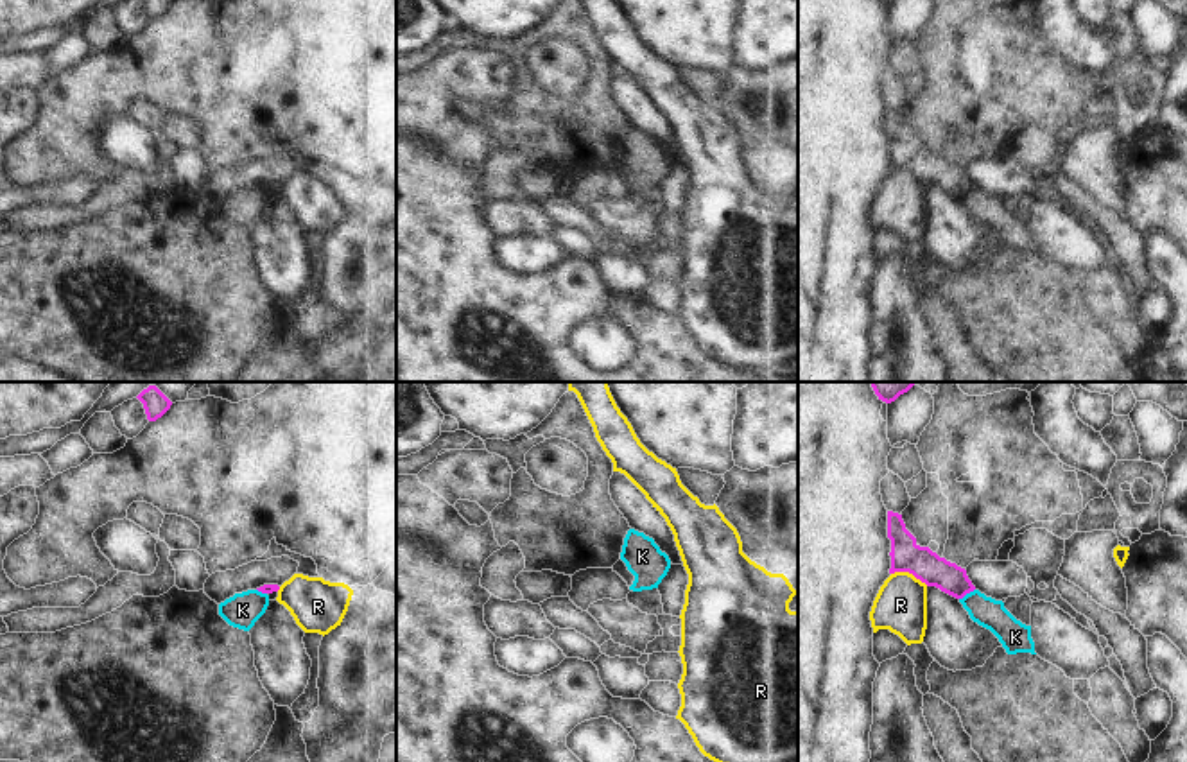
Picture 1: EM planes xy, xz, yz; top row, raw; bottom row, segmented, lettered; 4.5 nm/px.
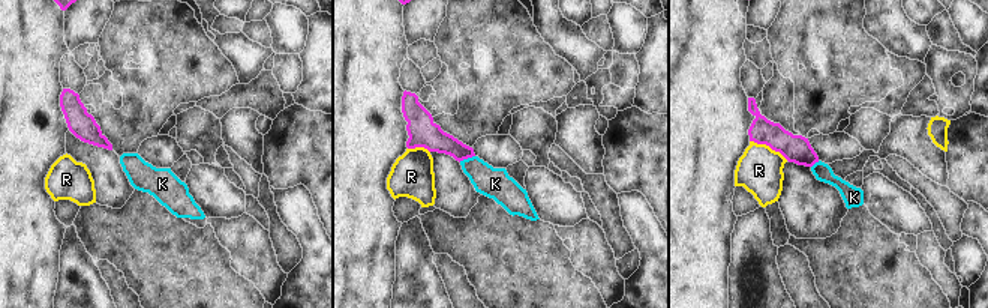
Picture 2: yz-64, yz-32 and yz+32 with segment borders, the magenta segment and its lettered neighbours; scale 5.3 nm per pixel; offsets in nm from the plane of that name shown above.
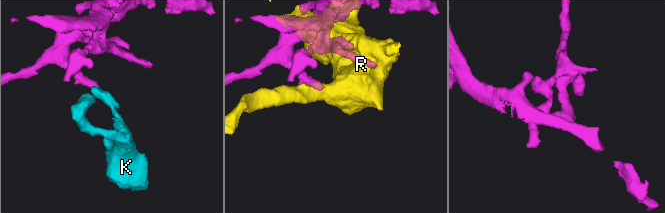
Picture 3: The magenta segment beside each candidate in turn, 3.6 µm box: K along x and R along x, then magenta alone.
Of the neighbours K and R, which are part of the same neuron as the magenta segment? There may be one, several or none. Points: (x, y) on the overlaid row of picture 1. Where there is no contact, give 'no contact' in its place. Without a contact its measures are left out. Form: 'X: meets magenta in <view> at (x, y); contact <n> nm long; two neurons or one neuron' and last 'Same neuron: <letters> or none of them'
K: meets magenta in yz at (967, 592); contact 90 nm long; two neurons
R: meets magenta in yz at (909, 572); contact 180 nm long; two neurons
Same neuron: none of them

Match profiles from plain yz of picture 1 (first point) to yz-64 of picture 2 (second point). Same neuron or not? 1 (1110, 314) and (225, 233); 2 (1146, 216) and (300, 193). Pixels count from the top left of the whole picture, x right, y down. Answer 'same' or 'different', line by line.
1: same
2: different

